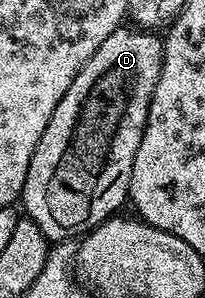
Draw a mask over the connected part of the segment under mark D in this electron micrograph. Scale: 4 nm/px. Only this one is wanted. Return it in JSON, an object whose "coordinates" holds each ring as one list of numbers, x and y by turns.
{"coordinates":[[121,26,97,46,97,54,85,62,69,90,65,90,65,98,57,102,57,110,53,110,53,118,49,118,49,126,45,126,41,142,37,142,37,150,33,150,21,197,26,219,37,222,49,242,71,242,74,236,82,238,116,215,122,204,128,203,133,158,137,158,137,146,141,146,141,134,162,65,163,41,154,31]]}

